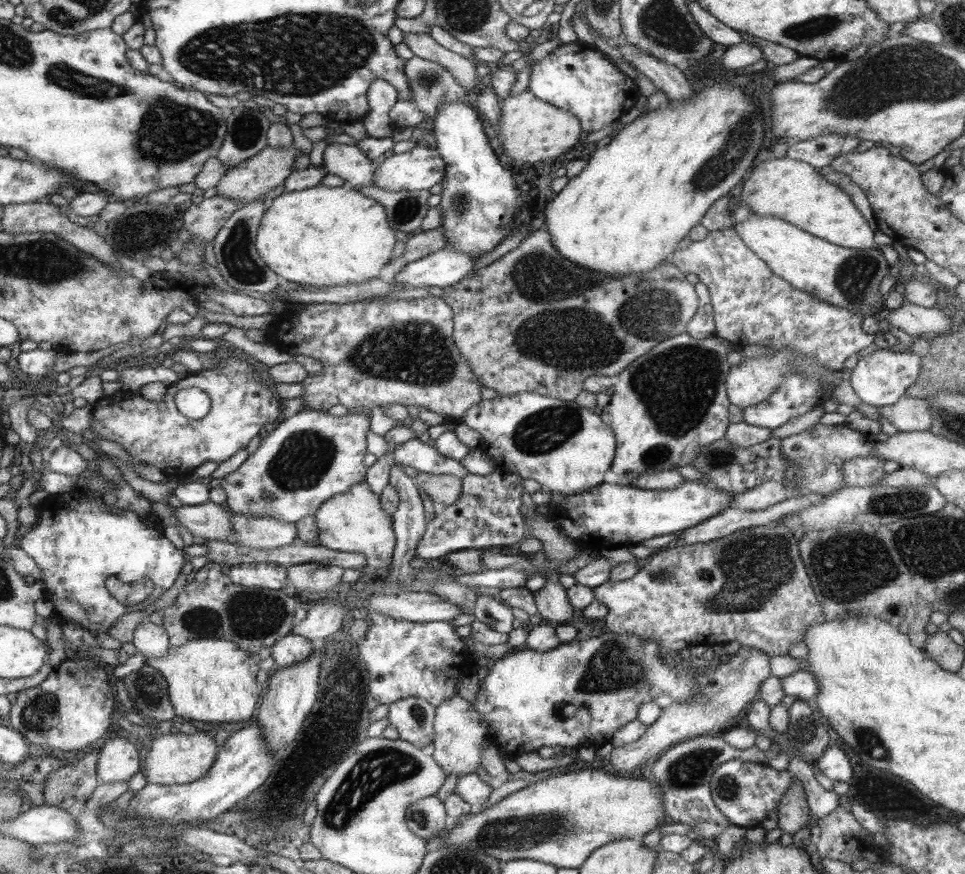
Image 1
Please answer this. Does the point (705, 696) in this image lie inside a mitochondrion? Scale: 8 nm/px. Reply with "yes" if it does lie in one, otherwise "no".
no

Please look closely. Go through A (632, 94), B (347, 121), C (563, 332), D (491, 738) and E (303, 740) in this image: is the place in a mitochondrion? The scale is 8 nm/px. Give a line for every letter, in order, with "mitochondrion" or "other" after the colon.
A: other
B: other
C: mitochondrion
D: other
E: other

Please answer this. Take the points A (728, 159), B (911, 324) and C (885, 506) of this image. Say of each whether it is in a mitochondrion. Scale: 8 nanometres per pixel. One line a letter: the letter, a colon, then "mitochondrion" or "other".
A: mitochondrion
B: other
C: mitochondrion

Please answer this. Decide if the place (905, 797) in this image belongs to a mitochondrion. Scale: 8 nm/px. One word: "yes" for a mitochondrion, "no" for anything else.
no

